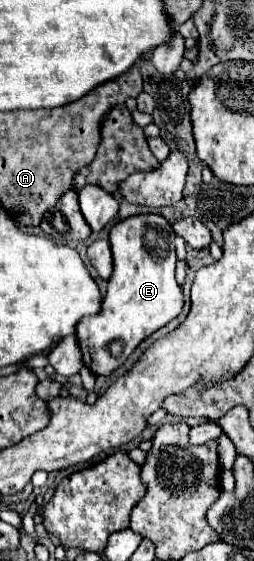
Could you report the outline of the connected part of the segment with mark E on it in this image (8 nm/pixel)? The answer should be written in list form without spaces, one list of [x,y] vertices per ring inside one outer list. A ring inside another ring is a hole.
[[[134,215],[118,221],[110,231],[114,271],[108,279],[108,291],[102,301],[102,311],[96,317],[86,317],[76,327],[78,345],[84,365],[102,377],[110,377],[120,369],[132,351],[154,331],[162,329],[182,313],[184,295],[174,277],[176,251],[174,231],[162,215]]]

